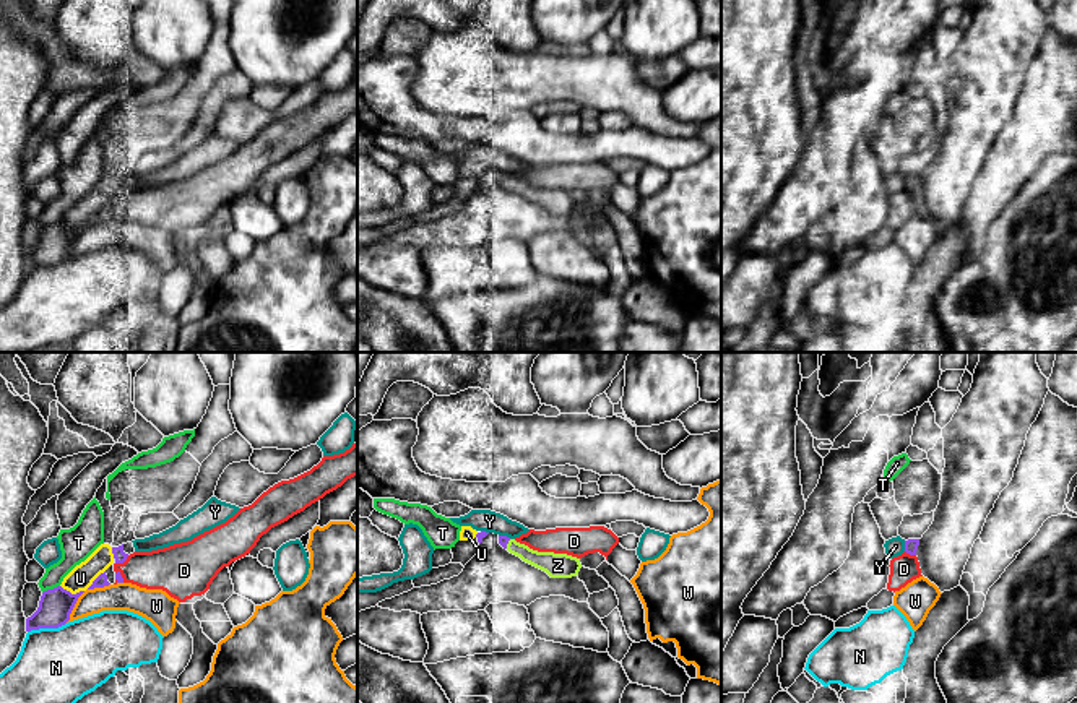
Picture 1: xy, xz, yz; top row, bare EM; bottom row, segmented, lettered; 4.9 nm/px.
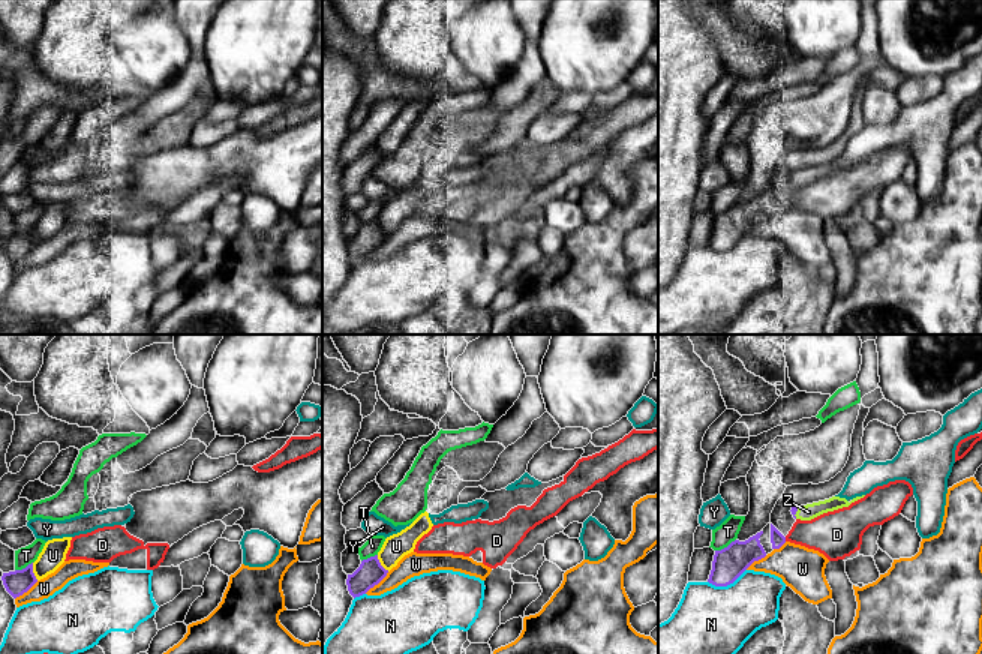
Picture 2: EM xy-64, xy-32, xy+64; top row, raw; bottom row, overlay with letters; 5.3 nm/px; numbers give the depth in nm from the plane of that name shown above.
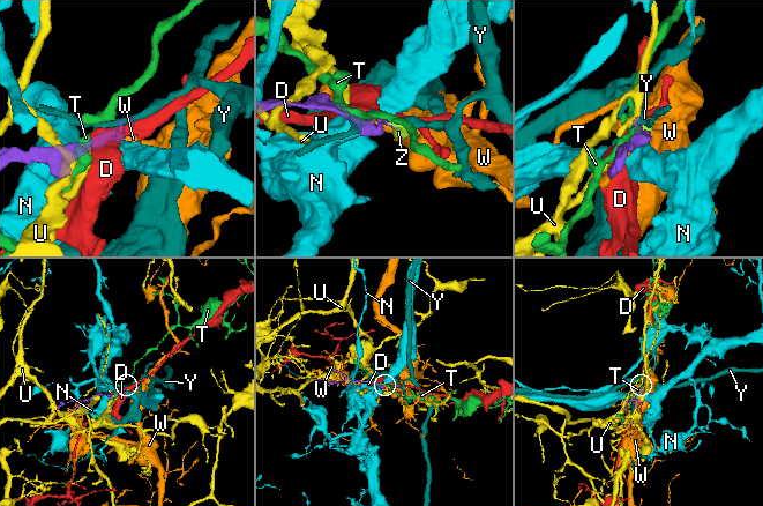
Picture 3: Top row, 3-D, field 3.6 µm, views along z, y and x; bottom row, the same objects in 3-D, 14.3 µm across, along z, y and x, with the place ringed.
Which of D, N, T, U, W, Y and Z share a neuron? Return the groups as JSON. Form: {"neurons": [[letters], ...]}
{"neurons": [["D"], ["N"], ["T"], ["U"], ["W"], ["Y"], ["Z"]]}

